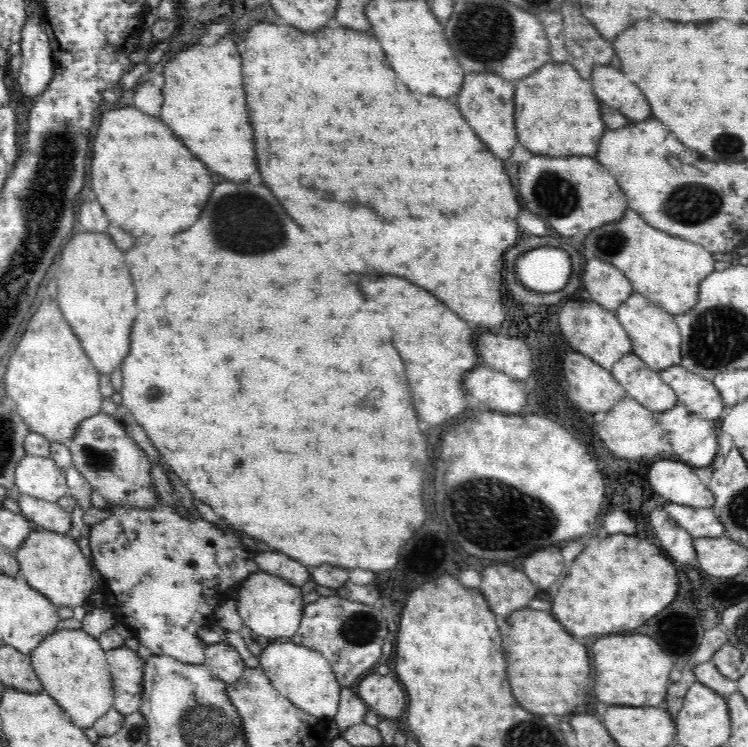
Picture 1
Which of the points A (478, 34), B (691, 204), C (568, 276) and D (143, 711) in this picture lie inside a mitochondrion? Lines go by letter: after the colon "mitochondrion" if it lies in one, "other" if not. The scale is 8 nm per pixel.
A: mitochondrion
B: mitochondrion
C: other
D: other

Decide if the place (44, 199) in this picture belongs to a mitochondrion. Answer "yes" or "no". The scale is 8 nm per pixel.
yes

